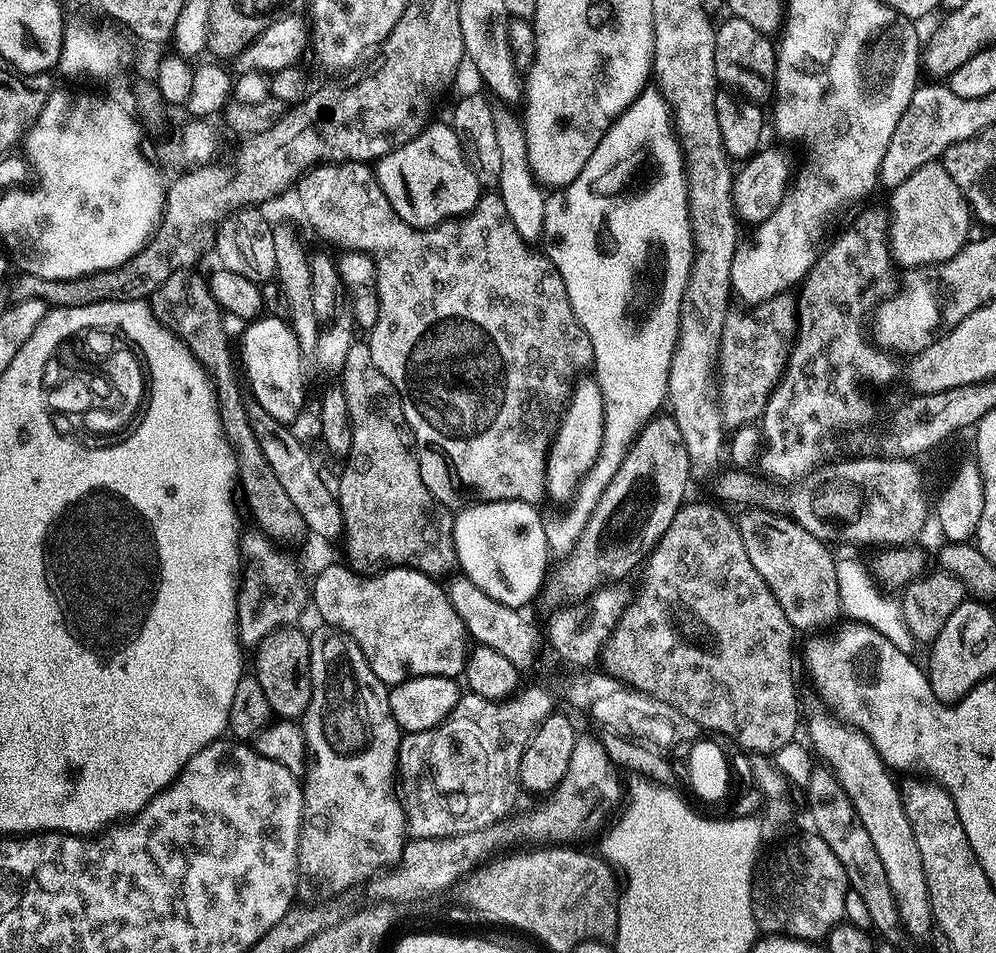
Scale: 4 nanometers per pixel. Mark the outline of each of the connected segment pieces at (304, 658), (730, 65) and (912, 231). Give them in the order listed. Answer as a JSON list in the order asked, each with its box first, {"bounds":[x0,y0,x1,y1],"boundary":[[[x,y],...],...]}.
[{"bounds":[254,626,312,718],"boundary":[[[289,626],[271,632],[255,645],[256,668],[254,675],[262,682],[262,690],[270,701],[273,713],[280,718],[300,718],[308,709],[312,697],[312,679],[310,678],[309,637],[299,632],[299,627]]]},{"bounds":[714,15,777,106],"boundary":[[[729,15],[728,20],[719,21],[716,28],[716,41],[714,42],[714,70],[716,71],[717,81],[725,89],[731,90],[733,93],[739,94],[746,100],[753,100],[754,103],[761,106],[767,105],[773,99],[774,89],[776,86],[776,50],[777,45],[772,44],[767,35],[758,30],[754,30],[754,26],[750,26],[750,22],[742,22],[742,18]]]},{"bounds":[886,162,970,269],"boundary":[[[933,162],[918,166],[906,182],[891,189],[886,203],[890,215],[886,231],[888,250],[893,261],[904,264],[905,269],[941,264],[954,258],[969,243],[968,220],[970,204],[964,201],[965,193],[946,174],[943,163]]]}]

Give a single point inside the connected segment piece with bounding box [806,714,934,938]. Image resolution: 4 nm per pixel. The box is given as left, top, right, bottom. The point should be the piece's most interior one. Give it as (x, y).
(861, 771)

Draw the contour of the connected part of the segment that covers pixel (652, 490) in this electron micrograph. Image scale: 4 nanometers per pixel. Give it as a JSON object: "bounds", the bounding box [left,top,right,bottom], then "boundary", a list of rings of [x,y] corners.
{"bounds":[542,414,690,606],"boundary":[[[657,414],[652,417],[651,420],[645,424],[644,429],[640,432],[639,436],[636,438],[635,444],[629,448],[626,458],[622,462],[622,466],[617,472],[611,473],[607,477],[608,485],[601,487],[599,489],[599,496],[596,499],[596,504],[592,506],[591,512],[588,516],[588,520],[584,523],[584,528],[580,532],[580,536],[577,537],[576,543],[569,548],[566,555],[563,557],[564,560],[560,565],[553,567],[549,571],[544,585],[542,587],[542,596],[549,600],[550,603],[556,604],[554,606],[564,606],[569,602],[583,602],[591,596],[592,593],[599,591],[601,588],[605,587],[609,582],[614,582],[610,580],[620,580],[623,578],[627,572],[632,572],[641,567],[645,563],[646,557],[651,553],[652,549],[655,548],[658,541],[662,538],[662,534],[666,534],[666,530],[670,526],[670,522],[674,522],[674,514],[679,510],[680,505],[685,503],[686,497],[684,496],[688,492],[688,468],[690,469],[690,461],[688,458],[688,451],[686,446],[682,442],[682,434],[678,430],[678,426],[672,420],[671,415],[668,414]]]}

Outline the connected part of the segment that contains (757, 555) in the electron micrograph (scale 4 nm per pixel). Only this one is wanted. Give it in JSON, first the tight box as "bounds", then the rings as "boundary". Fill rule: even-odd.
{"bounds":[737,515,840,630],"boundary":[[[754,515],[758,516],[737,517],[740,537],[750,562],[770,586],[793,629],[810,630],[839,617],[840,595],[835,555],[830,554],[814,533],[791,517]],[[763,518],[766,519],[766,527]]]}

